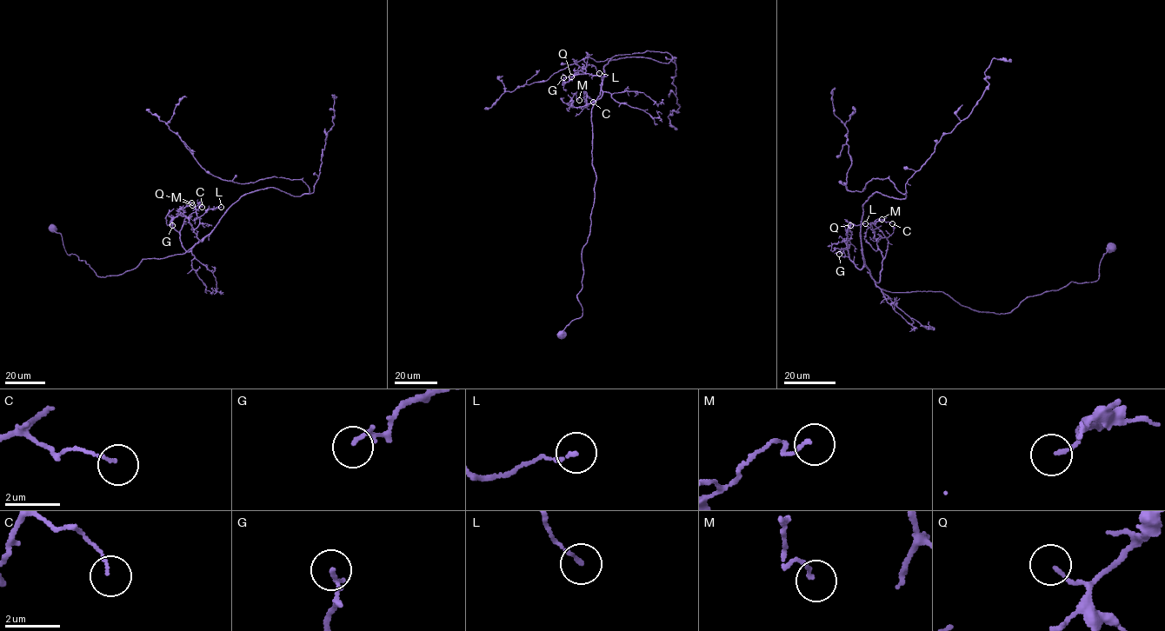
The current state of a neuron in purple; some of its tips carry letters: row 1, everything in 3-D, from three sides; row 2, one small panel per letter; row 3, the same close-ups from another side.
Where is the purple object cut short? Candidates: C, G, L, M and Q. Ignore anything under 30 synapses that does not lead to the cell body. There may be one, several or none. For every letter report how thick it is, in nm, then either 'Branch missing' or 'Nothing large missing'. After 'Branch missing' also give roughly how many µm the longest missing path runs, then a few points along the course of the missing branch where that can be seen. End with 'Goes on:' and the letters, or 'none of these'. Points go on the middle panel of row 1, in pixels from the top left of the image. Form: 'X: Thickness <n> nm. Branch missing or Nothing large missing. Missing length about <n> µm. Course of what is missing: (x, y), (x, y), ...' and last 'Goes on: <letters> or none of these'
C: Thickness 100 nm. Nothing large missing
G: Thickness 130 nm. Nothing large missing
L: Thickness 130 nm. Nothing large missing
M: Thickness 130 nm. Nothing large missing
Q: Thickness 120 nm. Nothing large missing
Goes on: none of these

